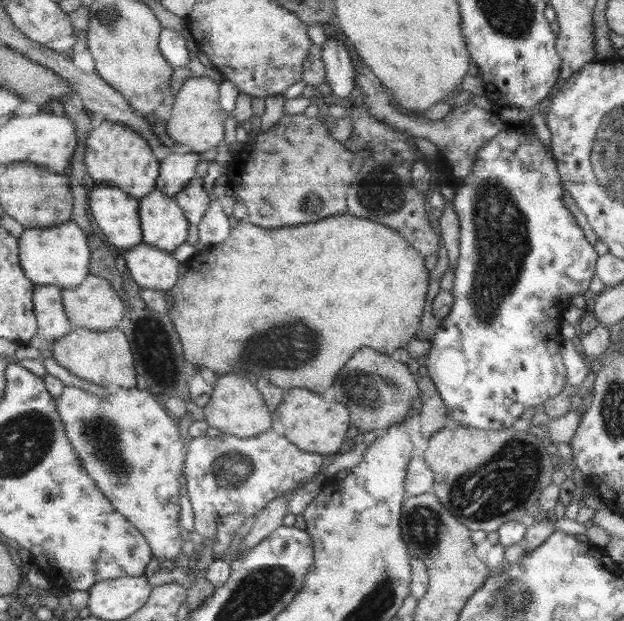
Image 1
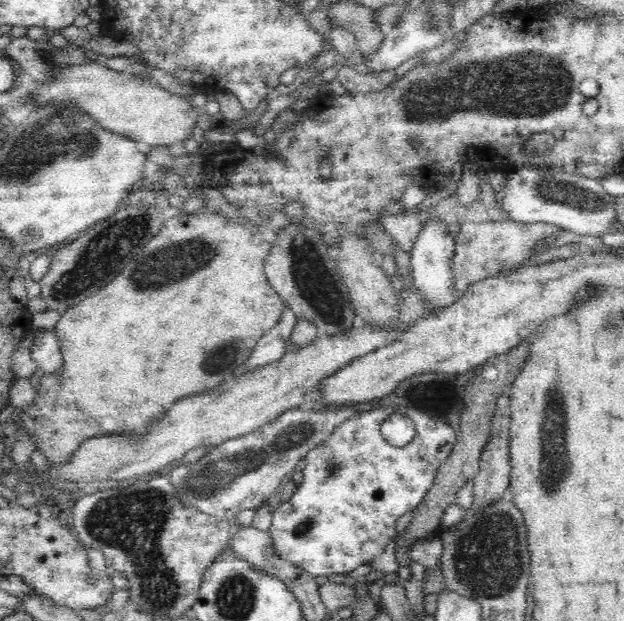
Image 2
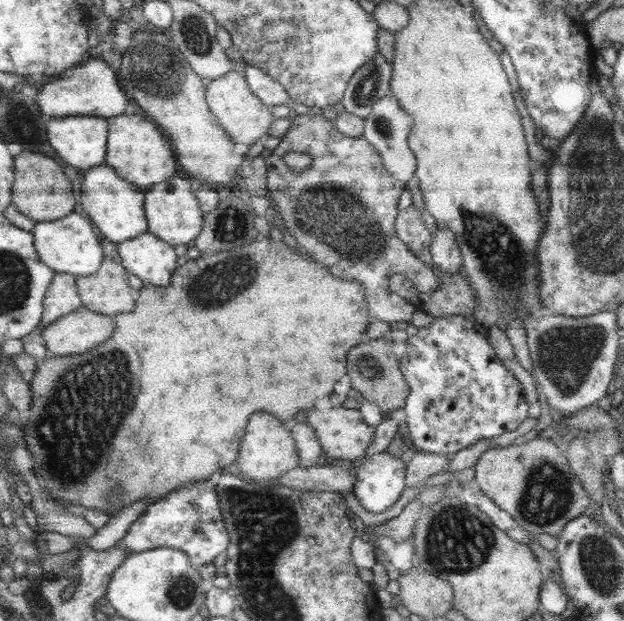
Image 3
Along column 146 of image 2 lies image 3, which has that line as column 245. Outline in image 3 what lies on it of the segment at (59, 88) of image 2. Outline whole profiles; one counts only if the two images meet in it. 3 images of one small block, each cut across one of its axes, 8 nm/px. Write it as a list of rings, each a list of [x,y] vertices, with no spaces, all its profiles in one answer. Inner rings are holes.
[[[229,71],[221,78],[207,81],[206,90],[211,111],[219,118],[219,123],[227,130],[235,144],[241,145],[242,149],[258,143],[259,138],[267,135],[271,124],[276,121],[275,116],[271,114],[271,107],[265,105],[251,91],[245,74]]]

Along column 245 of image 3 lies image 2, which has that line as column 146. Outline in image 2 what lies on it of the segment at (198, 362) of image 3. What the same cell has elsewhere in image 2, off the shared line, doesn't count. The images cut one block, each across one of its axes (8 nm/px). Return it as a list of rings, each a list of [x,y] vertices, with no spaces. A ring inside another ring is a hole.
[[[199,211],[193,214],[184,215],[179,214],[176,217],[170,218],[164,221],[163,230],[160,230],[158,236],[154,236],[146,247],[141,251],[139,255],[134,257],[134,260],[128,264],[128,266],[124,267],[124,270],[110,282],[110,284],[106,284],[104,288],[100,288],[96,294],[92,294],[92,296],[88,296],[86,300],[82,300],[80,304],[76,304],[76,306],[72,306],[70,310],[66,310],[64,314],[60,315],[60,320],[57,322],[56,331],[57,337],[59,340],[60,347],[60,356],[61,356],[61,366],[56,370],[56,372],[42,372],[42,380],[40,380],[40,386],[35,393],[34,401],[31,404],[28,404],[26,407],[16,408],[13,413],[13,420],[19,423],[19,427],[22,427],[24,432],[28,432],[30,436],[32,436],[32,440],[36,442],[36,450],[38,452],[42,452],[50,462],[54,462],[56,466],[54,467],[64,467],[58,466],[58,464],[62,464],[64,460],[68,462],[72,456],[74,456],[74,452],[80,448],[80,444],[84,442],[84,440],[90,440],[90,438],[94,438],[94,436],[102,436],[102,435],[120,435],[120,438],[128,438],[128,442],[132,443],[132,446],[138,446],[140,442],[143,440],[143,436],[147,435],[149,428],[153,425],[152,422],[154,420],[158,420],[158,418],[163,419],[162,416],[166,415],[168,412],[168,408],[172,406],[172,404],[176,404],[178,400],[182,400],[182,398],[186,398],[186,396],[192,396],[192,394],[196,394],[196,392],[206,392],[208,388],[216,388],[216,384],[222,384],[223,381],[231,380],[234,376],[232,372],[234,369],[241,364],[245,364],[246,358],[248,358],[252,351],[254,350],[256,343],[266,330],[270,330],[276,324],[280,314],[282,314],[282,310],[284,310],[285,302],[281,300],[281,296],[276,292],[276,289],[270,284],[268,277],[265,273],[264,266],[264,258],[266,258],[266,254],[268,254],[268,250],[270,250],[270,242],[266,242],[264,240],[265,235],[263,235],[257,228],[251,227],[251,225],[247,225],[244,222],[238,222],[238,220],[229,220],[228,218],[220,215],[219,213],[210,214],[204,211]]]

